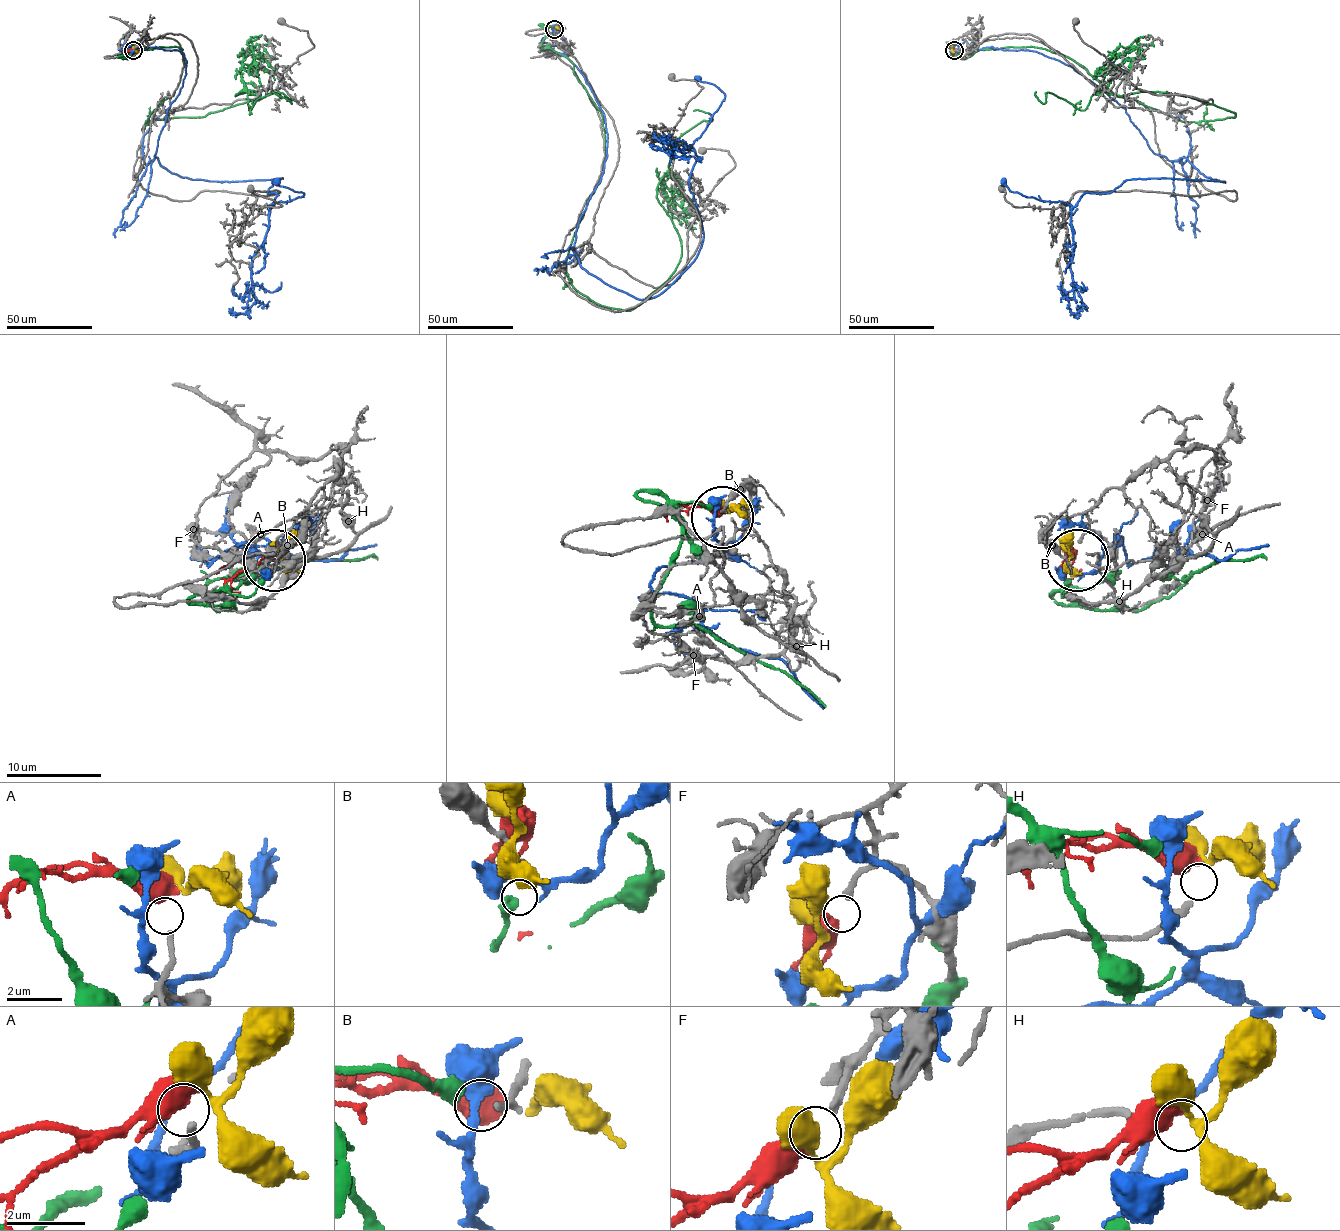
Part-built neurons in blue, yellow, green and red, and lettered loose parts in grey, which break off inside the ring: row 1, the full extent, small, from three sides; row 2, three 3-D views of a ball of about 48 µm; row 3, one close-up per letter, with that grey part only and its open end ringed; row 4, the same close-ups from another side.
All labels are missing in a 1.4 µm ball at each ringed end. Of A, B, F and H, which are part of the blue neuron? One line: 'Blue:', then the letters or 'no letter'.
Blue: no letter

